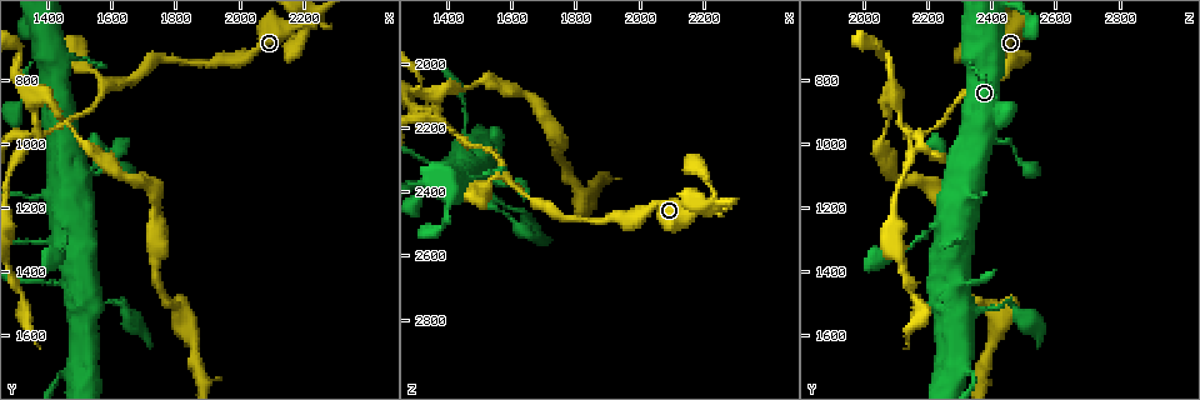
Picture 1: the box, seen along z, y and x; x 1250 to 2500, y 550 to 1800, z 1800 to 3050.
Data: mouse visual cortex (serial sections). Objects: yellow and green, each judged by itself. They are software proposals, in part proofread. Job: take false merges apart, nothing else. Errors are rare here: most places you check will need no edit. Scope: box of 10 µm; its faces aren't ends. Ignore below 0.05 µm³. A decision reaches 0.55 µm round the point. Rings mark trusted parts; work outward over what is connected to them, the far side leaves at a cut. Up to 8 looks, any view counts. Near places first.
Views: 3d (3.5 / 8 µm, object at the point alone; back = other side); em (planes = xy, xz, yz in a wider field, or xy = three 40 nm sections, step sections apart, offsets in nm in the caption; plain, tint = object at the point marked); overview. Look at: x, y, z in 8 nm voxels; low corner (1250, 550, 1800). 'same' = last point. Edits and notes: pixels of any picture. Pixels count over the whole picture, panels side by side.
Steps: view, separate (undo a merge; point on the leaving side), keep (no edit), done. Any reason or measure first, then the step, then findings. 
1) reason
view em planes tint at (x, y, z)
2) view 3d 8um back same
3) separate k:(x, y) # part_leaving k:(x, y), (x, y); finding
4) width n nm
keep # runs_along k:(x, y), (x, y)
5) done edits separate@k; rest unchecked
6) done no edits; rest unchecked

abrupt turn
view 3d 3.5um at (1600, 820, 2370)

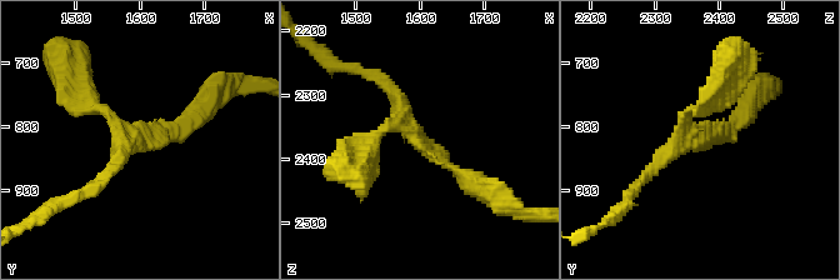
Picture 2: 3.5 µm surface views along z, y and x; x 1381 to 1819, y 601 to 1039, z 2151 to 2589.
arms 3; arm_widths 150, 150, 200 nm
view em xy step 5 tint at (1595, 825, 2365)

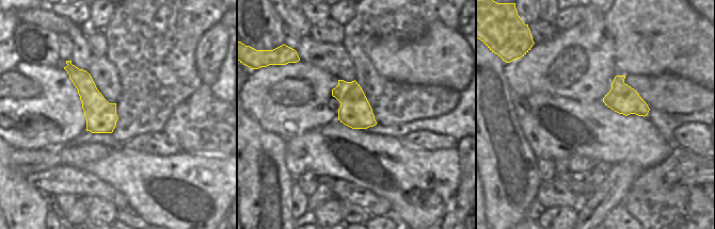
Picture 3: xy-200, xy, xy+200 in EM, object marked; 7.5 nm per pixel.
view em planes tint same

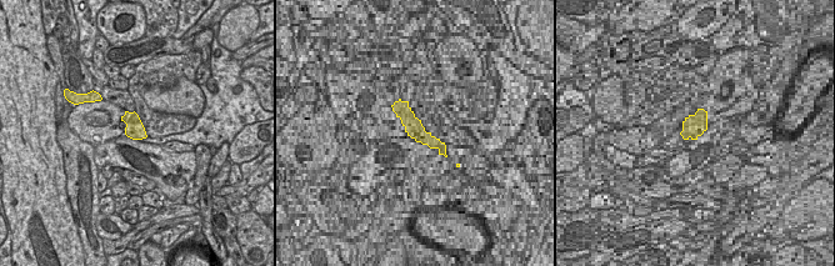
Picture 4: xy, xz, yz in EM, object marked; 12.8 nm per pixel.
keep # runs_along 2:(478, 186), (420, 144), (381, 80); one cell here

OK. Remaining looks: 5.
sharp bend
view 3d 3.5um at (1360, 980, 2150)

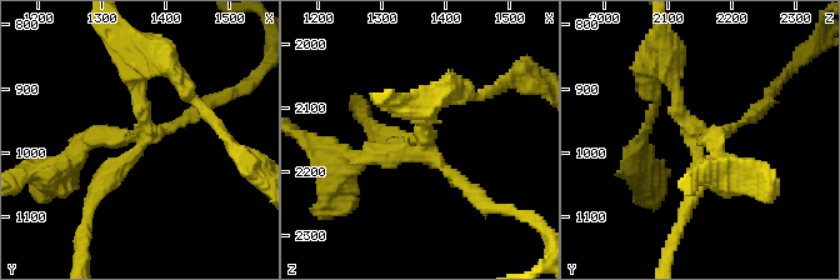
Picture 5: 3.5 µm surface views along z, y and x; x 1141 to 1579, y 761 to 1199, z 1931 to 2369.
arms 4; arm_widths 150, 150, 200, 250 nm; now the EM
view em xy step 5 tint at (1370, 970, 2150)

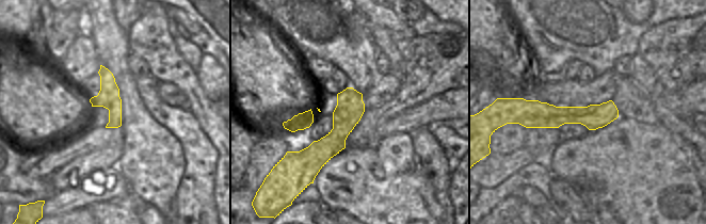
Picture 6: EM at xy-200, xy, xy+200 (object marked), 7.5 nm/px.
width 220 nm
separate 5:(140, 105) # part_leaving 5:(144, 135), (136, 70), (175, 74); a second cell is stuck on

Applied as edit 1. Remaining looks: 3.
view overview

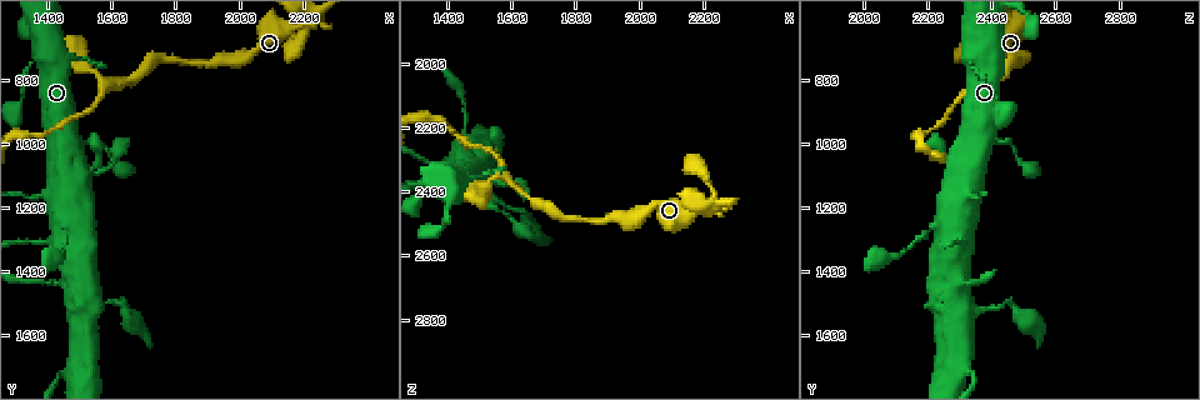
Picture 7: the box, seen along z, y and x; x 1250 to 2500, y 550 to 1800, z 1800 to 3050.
abrupt turn
view 3d 3.5um at (1380, 730, 2340)

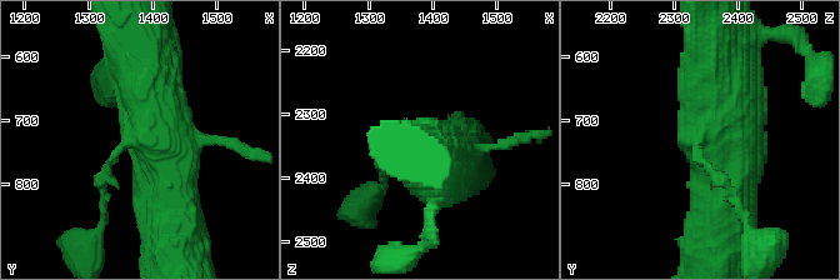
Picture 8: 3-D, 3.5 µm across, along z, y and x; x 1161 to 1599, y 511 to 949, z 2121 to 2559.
keep # runs_along 8:(170, 210), (150, 106), (154, 49); one cell here

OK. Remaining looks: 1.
done edits separate@5; rest unchecked

